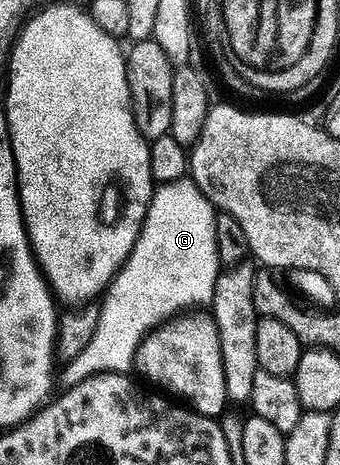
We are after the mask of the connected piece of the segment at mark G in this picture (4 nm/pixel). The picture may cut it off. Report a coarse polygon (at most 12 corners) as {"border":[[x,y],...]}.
{"border":[[160,183],[64,385],[130,373],[143,342],[215,299],[217,209]]}

